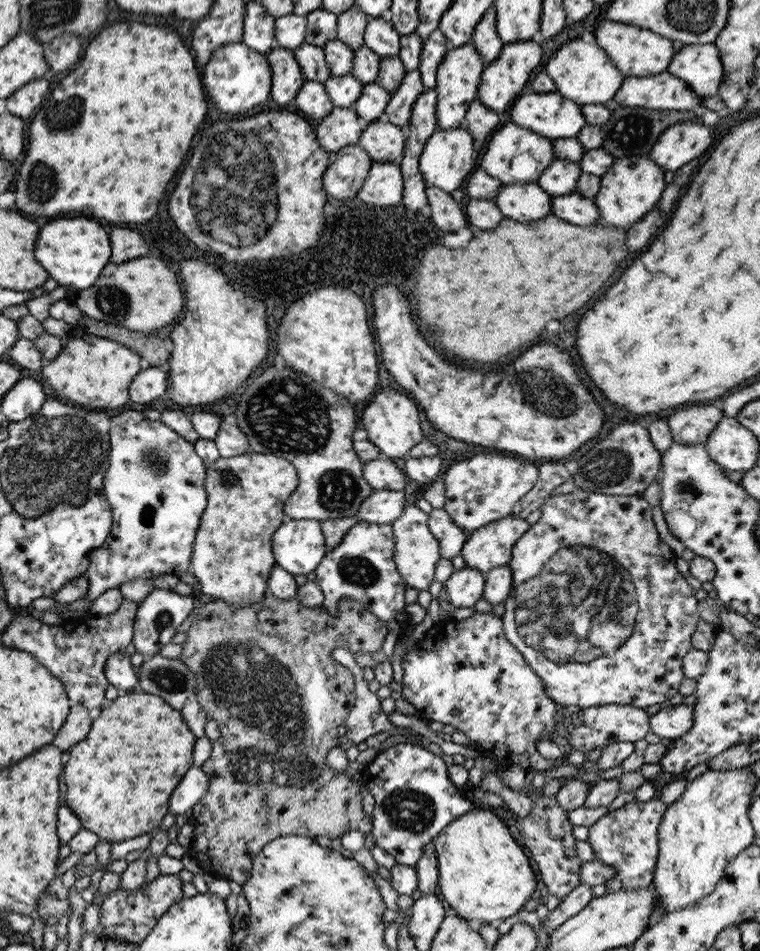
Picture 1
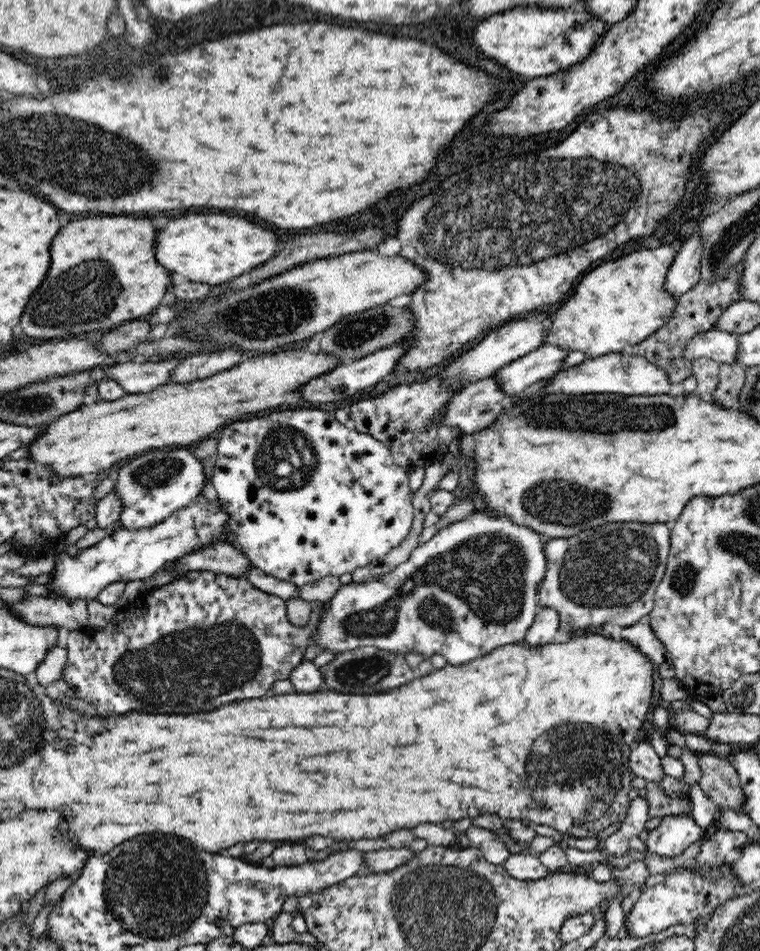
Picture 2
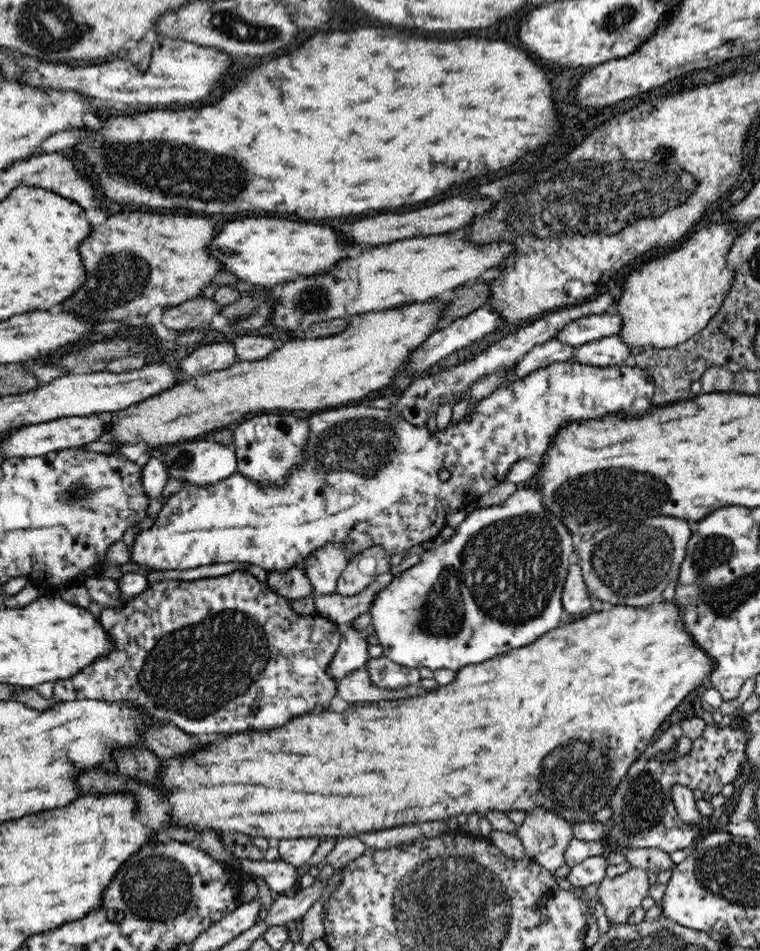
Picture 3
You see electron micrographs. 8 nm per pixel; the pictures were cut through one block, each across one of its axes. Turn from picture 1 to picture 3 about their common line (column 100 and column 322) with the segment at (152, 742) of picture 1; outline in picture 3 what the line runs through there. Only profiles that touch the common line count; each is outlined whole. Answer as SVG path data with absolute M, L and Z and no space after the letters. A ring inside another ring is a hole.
M670 600L670 602L652 604L652 606L648 606L648 608L632 608L632 606L624 606L623 604L612 606L609 606L604 611L590 613L582 619L566 624L562 623L562 626L558 626L551 631L545 632L538 640L532 642L532 644L509 650L507 653L498 655L497 657L485 660L478 664L467 664L466 666L456 670L457 674L454 682L446 684L446 686L436 687L431 691L428 690L425 696L404 698L404 700L376 701L372 702L369 706L353 703L349 708L346 708L344 712L338 712L338 714L336 714L336 712L332 712L331 709L326 709L324 714L322 714L322 710L317 710L313 713L306 714L306 716L296 716L296 718L288 720L288 724L284 724L284 726L280 726L280 728L274 728L274 730L262 730L262 732L258 732L258 730L256 730L256 732L244 732L244 734L234 734L234 736L226 734L226 736L220 736L220 738L216 738L216 740L210 740L202 750L196 750L196 752L192 752L192 754L188 754L188 756L172 758L172 760L162 760L162 770L160 770L158 786L160 786L160 788L164 788L164 790L144 786L144 782L140 782L140 780L136 780L136 782L132 782L130 778L126 778L126 780L124 780L124 778L122 778L122 774L118 774L118 776L116 776L116 774L108 774L106 770L104 770L104 772L102 772L102 770L96 770L96 772L88 772L88 770L86 770L84 774L80 774L80 776L78 776L76 784L78 784L78 788L80 788L80 794L82 794L82 796L84 796L84 786L88 786L88 788L86 788L86 794L100 794L100 792L102 792L102 794L112 794L112 792L122 792L122 790L130 792L130 794L134 796L134 800L136 800L136 806L138 806L138 818L140 818L140 822L142 822L144 826L148 826L148 828L158 830L158 828L160 828L160 826L164 826L164 822L168 820L168 822L178 824L178 826L190 826L190 828L194 828L196 832L202 832L202 830L208 830L208 828L210 828L210 830L214 830L218 836L228 834L228 832L240 832L240 834L246 834L246 836L251 836L253 838L260 836L260 838L278 838L278 840L293 838L341 838L346 836L356 836L358 834L366 834L366 832L382 830L388 827L396 827L398 825L414 825L415 823L422 822L447 821L459 817L461 814L477 814L479 817L484 817L491 811L501 811L502 813L508 814L513 810L524 811L528 814L532 810L541 807L542 809L552 809L554 813L560 815L560 817L564 817L571 826L578 822L590 823L598 811L607 807L609 804L608 800L610 800L610 796L614 794L616 786L619 786L620 782L624 780L630 766L632 766L632 763L636 762L636 760L638 760L638 758L640 758L640 756L646 751L646 748L650 745L652 737L656 734L656 729L660 728L660 725L665 721L666 717L668 717L672 711L682 703L688 694L698 688L698 686L701 686L702 682L704 682L706 678L710 678L710 674L712 674L712 669L715 665L712 658L707 654L704 654L704 652L700 650L700 647L694 642L694 639L688 636L688 632L684 632L683 626L681 626L681 612L683 610L681 610L677 604L674 604L672 600Z

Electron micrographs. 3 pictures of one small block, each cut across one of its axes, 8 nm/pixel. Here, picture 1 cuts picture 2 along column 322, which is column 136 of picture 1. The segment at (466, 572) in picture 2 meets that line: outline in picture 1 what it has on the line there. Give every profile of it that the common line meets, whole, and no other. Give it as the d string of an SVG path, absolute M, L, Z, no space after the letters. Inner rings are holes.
M154 589L148 596L138 603L137 615L133 626L133 643L137 652L145 658L151 657L172 640L177 633L178 626L188 618L188 615L196 606L196 600L191 595L182 596L173 590Z

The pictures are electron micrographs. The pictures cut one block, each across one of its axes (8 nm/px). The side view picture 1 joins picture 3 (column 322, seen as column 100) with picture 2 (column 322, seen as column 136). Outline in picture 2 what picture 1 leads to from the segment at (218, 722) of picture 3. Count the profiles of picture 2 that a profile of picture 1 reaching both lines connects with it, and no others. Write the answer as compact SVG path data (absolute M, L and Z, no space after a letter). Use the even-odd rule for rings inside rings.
M204 569L188 571L182 578L177 578L170 584L154 588L130 600L130 602L118 609L114 618L106 626L97 630L70 631L66 645L68 660L66 660L62 680L72 687L76 698L94 705L100 715L124 714L128 710L164 712L164 714L192 714L192 712L198 712L198 710L200 712L210 712L214 708L218 710L224 704L234 704L234 702L240 702L240 700L262 698L271 694L271 689L276 682L290 678L292 670L303 661L304 651L312 646L315 641L313 640L313 634L325 608L325 603L314 602L306 626L294 626L289 621L285 601L279 596L254 588L245 577L236 578Z

